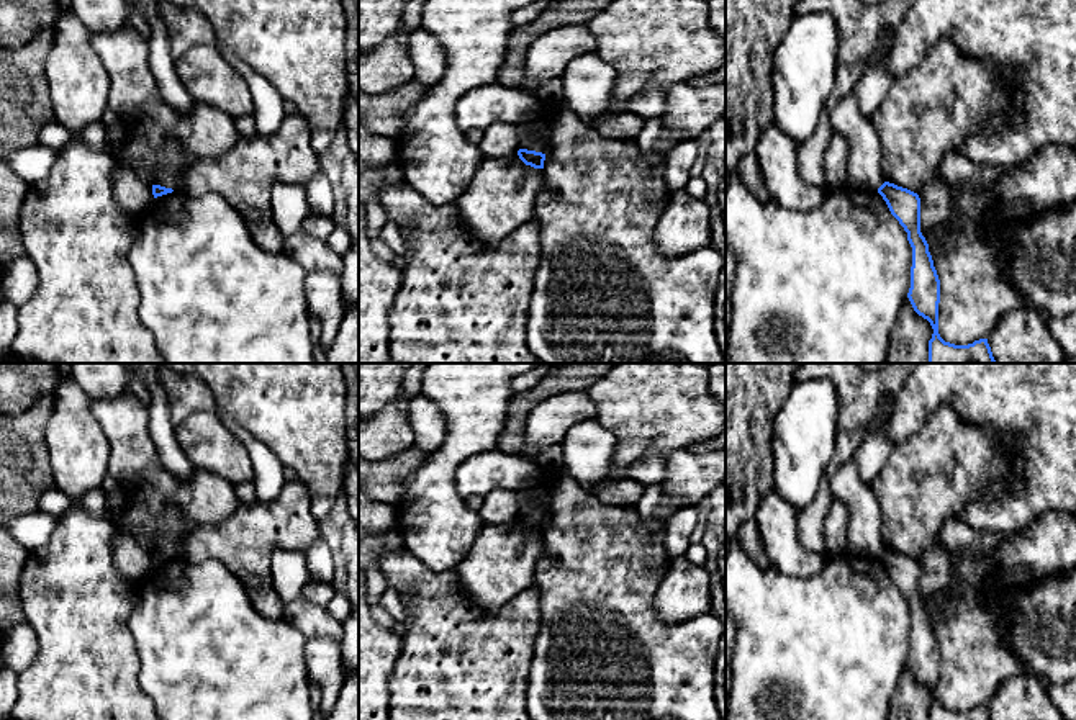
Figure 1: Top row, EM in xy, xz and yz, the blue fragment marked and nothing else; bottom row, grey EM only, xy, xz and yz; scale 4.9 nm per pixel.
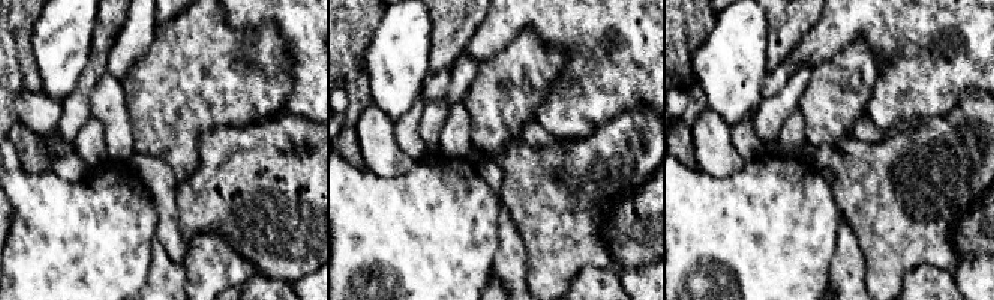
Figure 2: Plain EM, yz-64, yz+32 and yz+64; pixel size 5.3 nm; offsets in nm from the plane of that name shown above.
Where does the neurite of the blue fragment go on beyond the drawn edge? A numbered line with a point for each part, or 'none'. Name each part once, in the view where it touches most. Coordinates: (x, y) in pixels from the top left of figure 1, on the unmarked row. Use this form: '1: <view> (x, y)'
none

